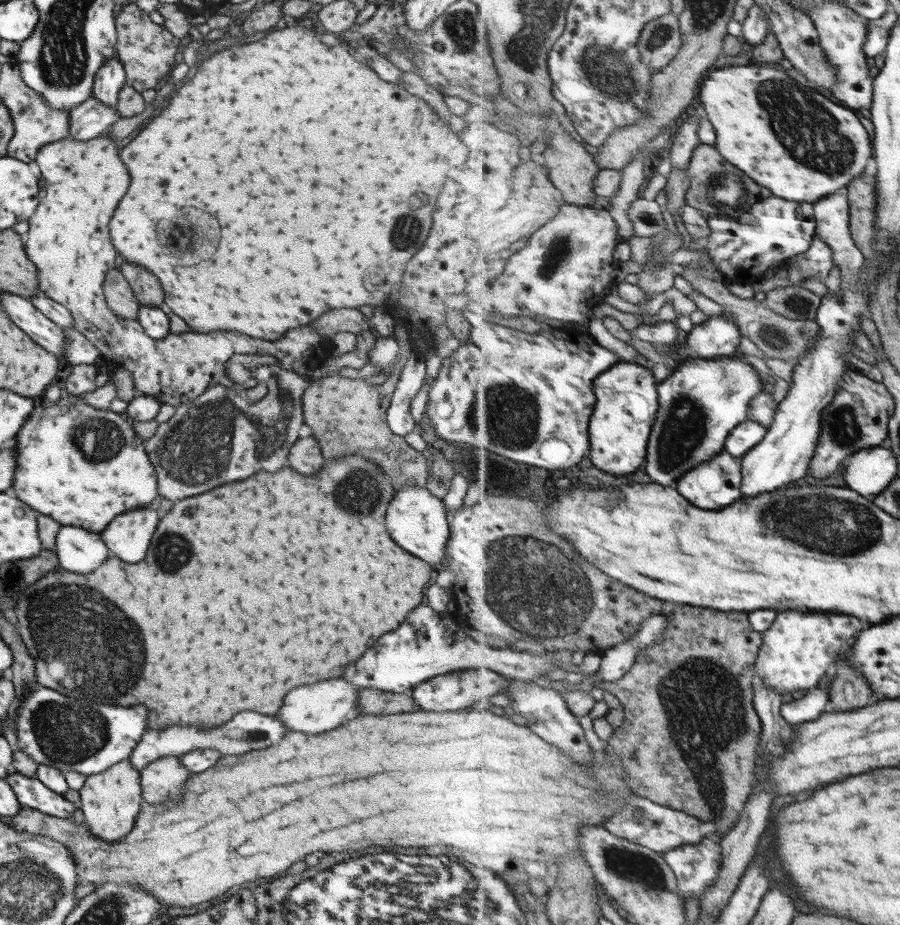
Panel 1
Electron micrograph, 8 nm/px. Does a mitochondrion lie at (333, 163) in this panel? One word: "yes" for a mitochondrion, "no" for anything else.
no

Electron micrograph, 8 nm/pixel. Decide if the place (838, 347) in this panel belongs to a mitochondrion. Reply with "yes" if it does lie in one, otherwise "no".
no

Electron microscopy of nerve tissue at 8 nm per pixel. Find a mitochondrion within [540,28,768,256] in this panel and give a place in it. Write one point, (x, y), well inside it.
(597, 59)

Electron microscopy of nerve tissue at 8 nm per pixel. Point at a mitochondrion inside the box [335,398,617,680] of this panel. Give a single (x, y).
(532, 590)

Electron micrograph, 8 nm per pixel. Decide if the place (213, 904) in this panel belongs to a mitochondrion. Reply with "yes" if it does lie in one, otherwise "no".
no

